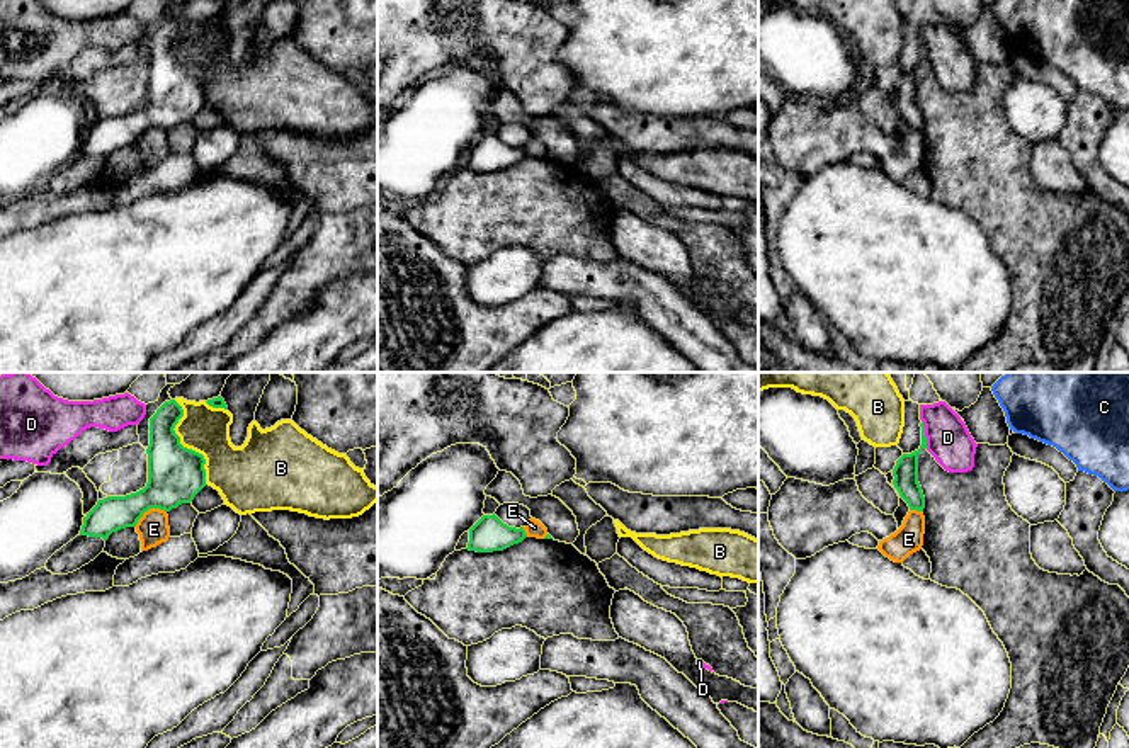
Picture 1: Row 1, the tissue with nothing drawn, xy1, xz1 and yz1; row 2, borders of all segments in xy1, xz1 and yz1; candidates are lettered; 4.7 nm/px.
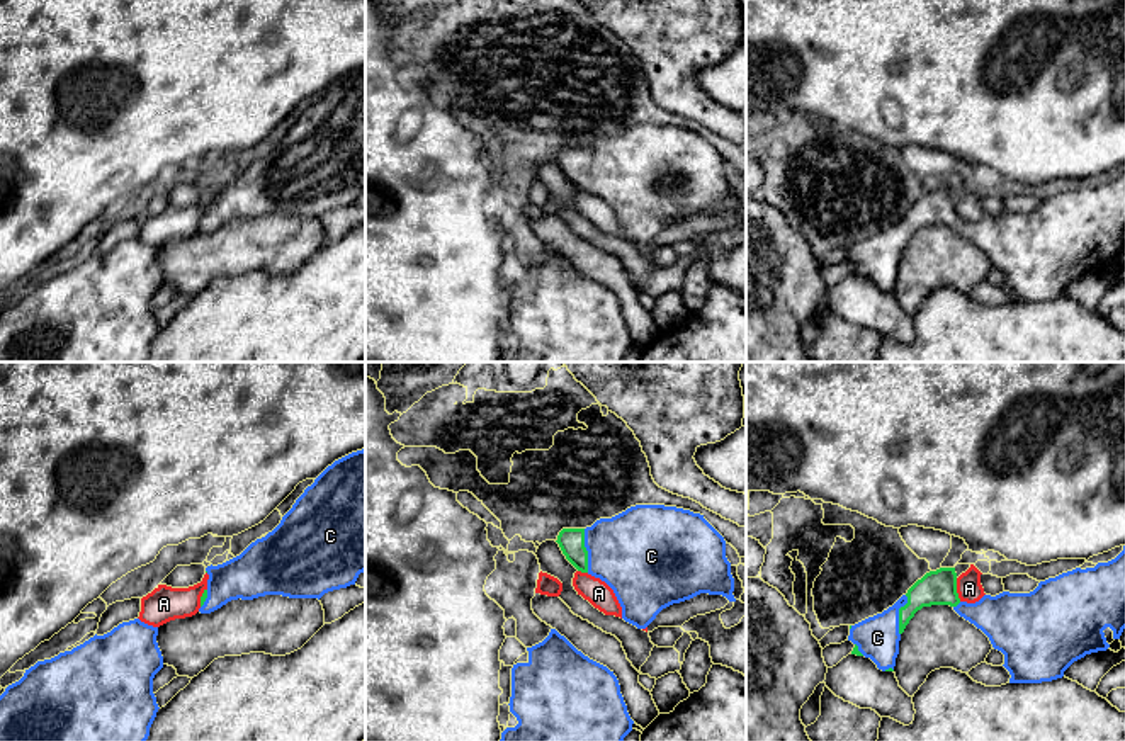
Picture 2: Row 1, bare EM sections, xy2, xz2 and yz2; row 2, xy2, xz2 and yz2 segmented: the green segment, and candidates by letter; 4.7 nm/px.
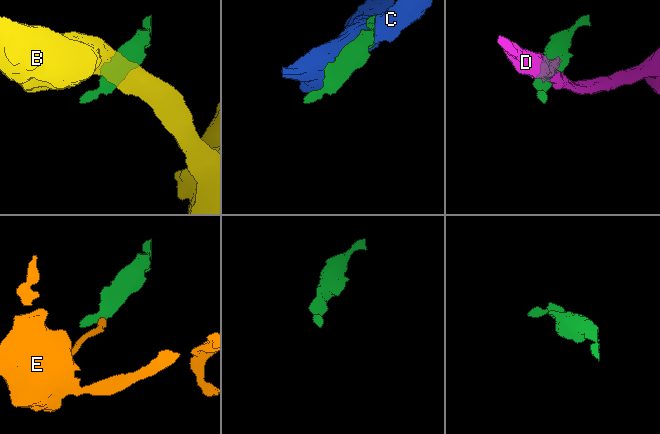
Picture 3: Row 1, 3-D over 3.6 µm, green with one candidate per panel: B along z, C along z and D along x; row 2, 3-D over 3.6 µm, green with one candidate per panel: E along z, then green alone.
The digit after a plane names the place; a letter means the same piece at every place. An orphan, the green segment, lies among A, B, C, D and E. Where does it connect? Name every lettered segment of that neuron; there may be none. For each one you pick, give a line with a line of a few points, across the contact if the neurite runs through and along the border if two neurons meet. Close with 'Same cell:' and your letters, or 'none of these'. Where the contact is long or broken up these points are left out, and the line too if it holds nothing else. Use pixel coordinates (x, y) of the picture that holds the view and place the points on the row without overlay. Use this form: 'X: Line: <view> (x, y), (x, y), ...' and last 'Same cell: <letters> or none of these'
Same cell: C

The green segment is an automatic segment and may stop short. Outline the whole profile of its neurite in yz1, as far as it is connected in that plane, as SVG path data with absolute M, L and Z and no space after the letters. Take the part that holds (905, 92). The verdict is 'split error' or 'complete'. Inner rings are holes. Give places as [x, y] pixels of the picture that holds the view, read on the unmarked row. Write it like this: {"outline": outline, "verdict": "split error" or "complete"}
{"outline": "M925 44L922 46L922 65L911 73L903 73L893 88L893 104L899 116L908 122L910 129L923 131L925 116L918 102L918 73L927 68Z", "verdict": "complete"}

